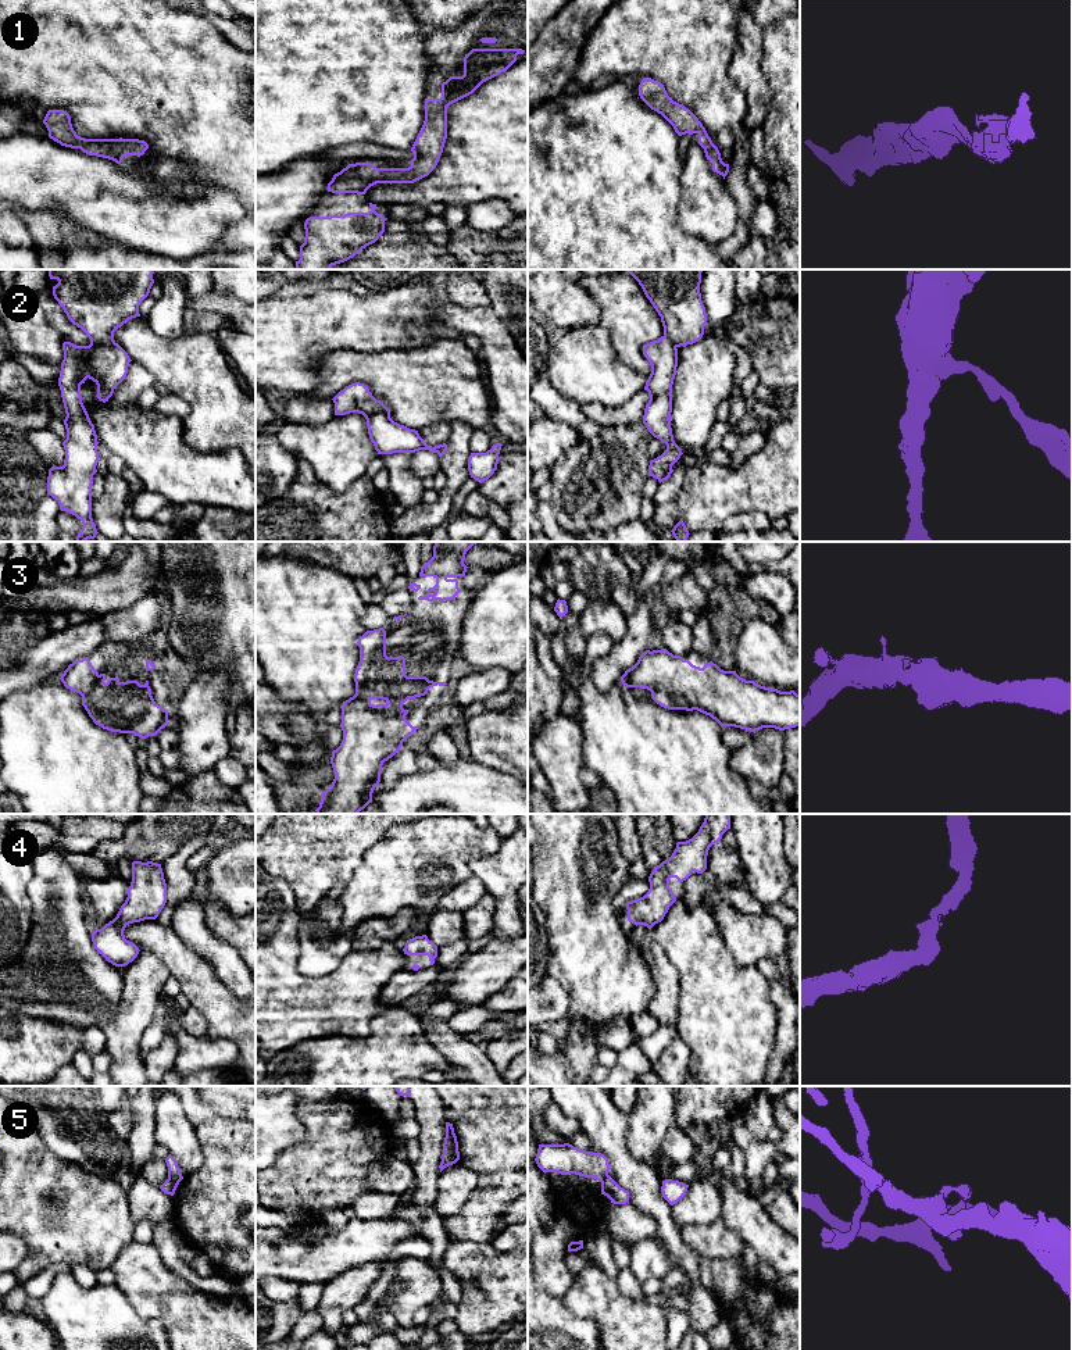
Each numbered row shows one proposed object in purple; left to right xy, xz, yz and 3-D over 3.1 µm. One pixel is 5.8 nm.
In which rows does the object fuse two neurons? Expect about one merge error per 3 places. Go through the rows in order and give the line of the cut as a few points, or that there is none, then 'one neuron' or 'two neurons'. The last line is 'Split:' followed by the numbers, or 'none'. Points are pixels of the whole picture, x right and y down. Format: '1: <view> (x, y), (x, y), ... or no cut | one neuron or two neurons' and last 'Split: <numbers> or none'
1: no cut | one neuron
2: no cut | one neuron
3: no cut | one neuron
4: no cut | one neuron
5: xy (168, 1175), (178, 1182) | two neurons
Split: 5

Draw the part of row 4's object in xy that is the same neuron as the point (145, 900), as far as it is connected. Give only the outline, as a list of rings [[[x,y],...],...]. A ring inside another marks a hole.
[[[133,861],[128,897],[112,921],[93,931],[94,949],[112,965],[128,965],[140,950],[125,939],[125,928],[133,922],[156,919],[165,903],[167,883],[161,864]]]

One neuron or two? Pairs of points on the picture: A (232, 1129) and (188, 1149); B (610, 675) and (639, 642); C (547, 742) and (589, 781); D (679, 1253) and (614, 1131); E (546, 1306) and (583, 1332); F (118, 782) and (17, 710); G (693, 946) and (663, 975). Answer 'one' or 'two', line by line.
A: two
B: one
C: two
D: one
E: one
F: one
G: two

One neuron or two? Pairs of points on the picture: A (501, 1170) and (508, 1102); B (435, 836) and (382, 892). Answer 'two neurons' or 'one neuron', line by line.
A: one neuron
B: one neuron

